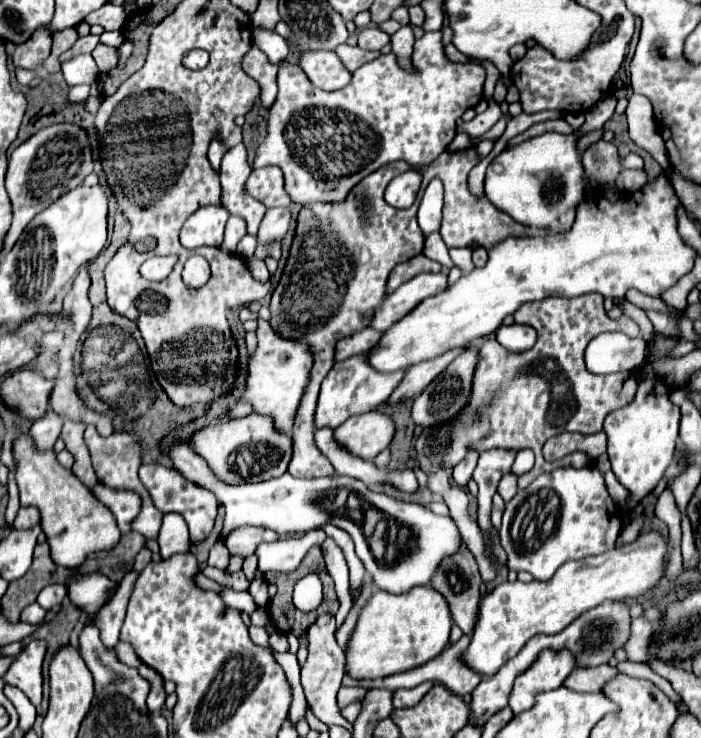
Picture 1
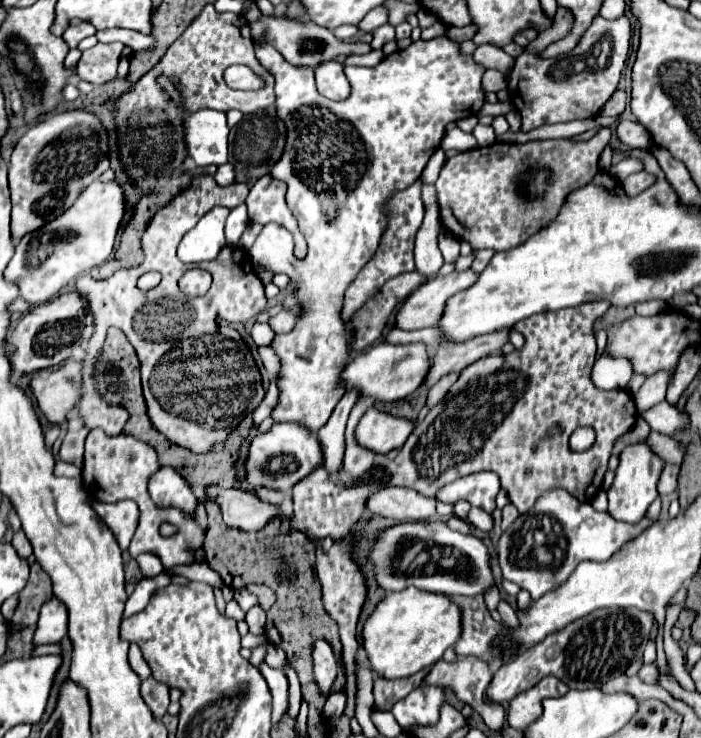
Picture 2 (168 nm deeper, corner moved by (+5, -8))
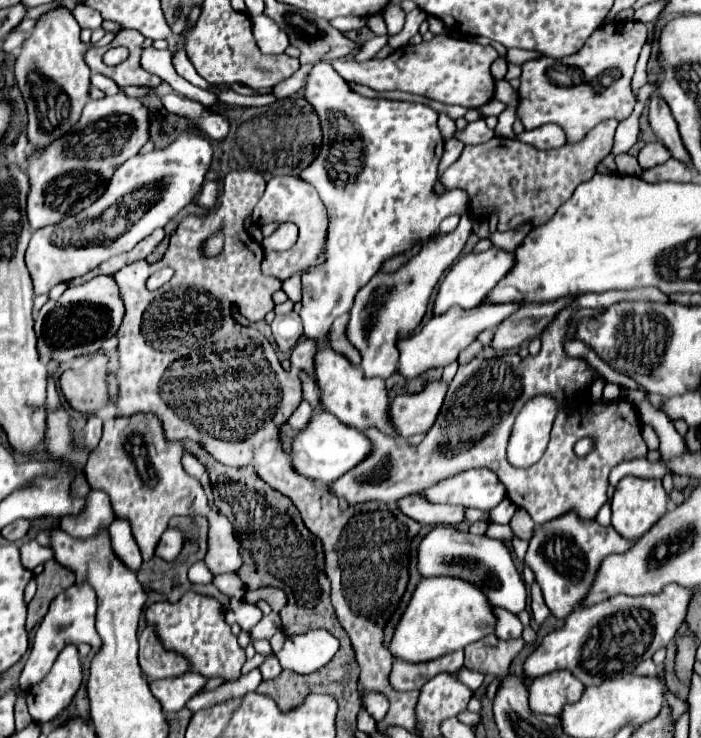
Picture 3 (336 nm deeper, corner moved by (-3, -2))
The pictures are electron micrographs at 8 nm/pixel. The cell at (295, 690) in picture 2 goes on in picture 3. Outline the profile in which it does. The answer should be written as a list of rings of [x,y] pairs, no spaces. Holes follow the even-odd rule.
[[[311,630],[301,636],[285,636],[285,646],[277,658],[282,668],[309,674],[325,666],[337,648],[339,640],[329,630]]]

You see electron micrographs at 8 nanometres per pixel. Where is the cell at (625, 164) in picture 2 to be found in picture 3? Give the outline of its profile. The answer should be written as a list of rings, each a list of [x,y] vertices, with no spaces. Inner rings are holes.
[[[655,140],[655,142],[645,144],[645,148],[639,152],[637,158],[639,158],[639,166],[643,170],[647,170],[647,168],[653,168],[653,166],[659,166],[659,164],[667,162],[671,158],[671,152],[663,146],[663,142]]]

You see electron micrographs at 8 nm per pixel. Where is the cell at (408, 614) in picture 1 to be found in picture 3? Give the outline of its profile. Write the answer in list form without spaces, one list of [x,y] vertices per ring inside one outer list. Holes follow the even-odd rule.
[[[449,576],[423,578],[401,622],[397,624],[389,650],[395,658],[403,658],[411,662],[435,660],[449,652],[463,650],[465,646],[493,634],[495,622],[497,618],[493,614],[493,606],[489,604],[483,590],[473,582],[467,582],[463,578],[449,578]]]

